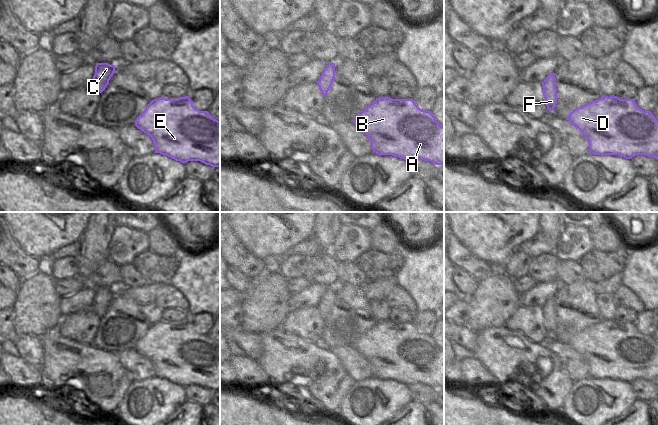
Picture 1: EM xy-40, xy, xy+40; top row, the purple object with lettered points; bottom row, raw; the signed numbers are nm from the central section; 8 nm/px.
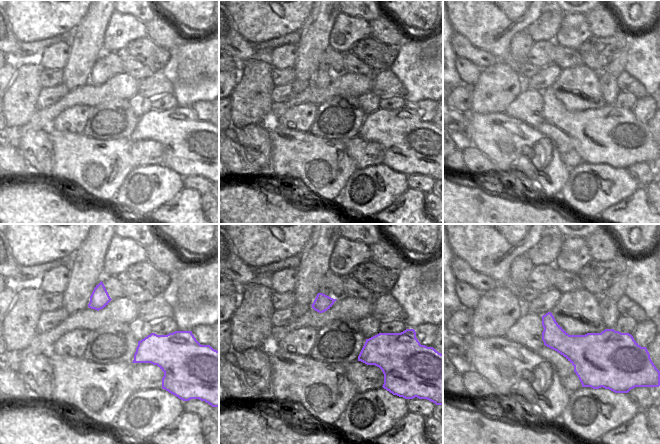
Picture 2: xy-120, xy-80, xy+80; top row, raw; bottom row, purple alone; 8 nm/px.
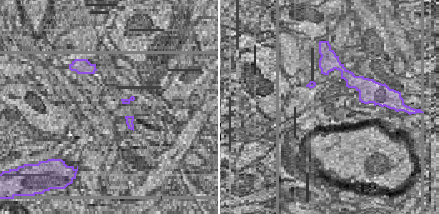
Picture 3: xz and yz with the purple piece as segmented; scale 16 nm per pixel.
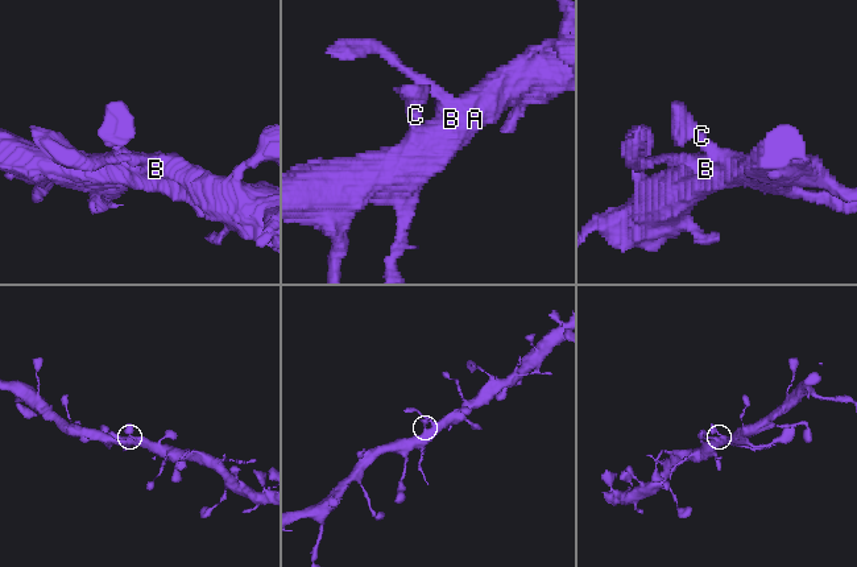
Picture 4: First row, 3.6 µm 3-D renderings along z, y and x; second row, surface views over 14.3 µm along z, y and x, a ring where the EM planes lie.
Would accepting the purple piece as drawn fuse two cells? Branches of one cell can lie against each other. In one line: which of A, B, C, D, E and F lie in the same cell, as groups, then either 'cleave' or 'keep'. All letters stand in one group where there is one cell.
A B C D E F | keep

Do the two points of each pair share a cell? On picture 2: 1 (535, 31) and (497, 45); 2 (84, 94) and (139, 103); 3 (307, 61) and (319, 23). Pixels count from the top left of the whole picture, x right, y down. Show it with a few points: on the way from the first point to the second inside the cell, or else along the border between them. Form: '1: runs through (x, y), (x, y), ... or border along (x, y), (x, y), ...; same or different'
1: border along (542, 13), (525, 30); different
2: border along (137, 92), (128, 99); different
3: runs through (309, 52), (315, 32); same

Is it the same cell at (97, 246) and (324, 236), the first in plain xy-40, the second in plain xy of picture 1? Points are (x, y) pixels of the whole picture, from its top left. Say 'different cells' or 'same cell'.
same cell

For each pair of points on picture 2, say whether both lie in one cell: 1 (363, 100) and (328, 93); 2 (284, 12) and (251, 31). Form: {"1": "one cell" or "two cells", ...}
{"1": "two cells", "2": "one cell"}

